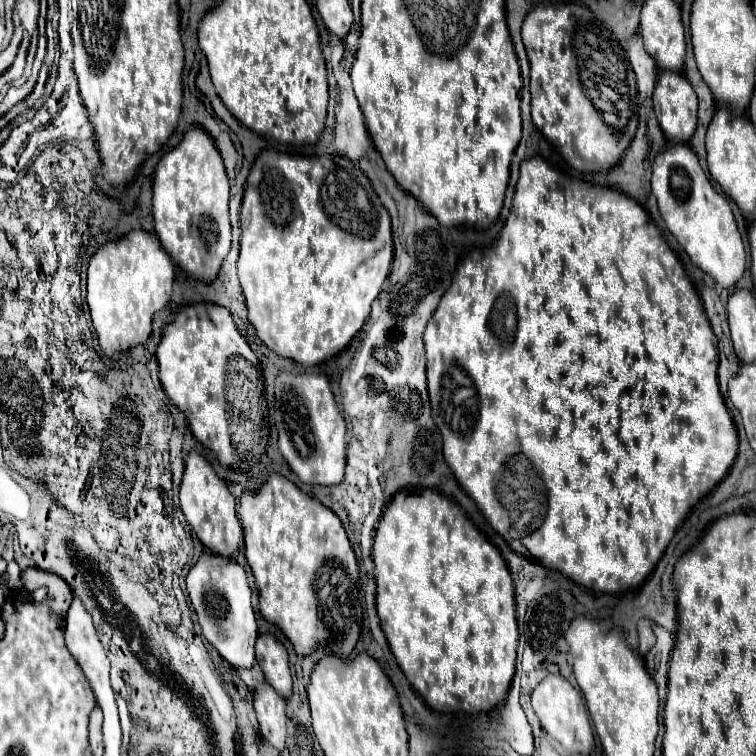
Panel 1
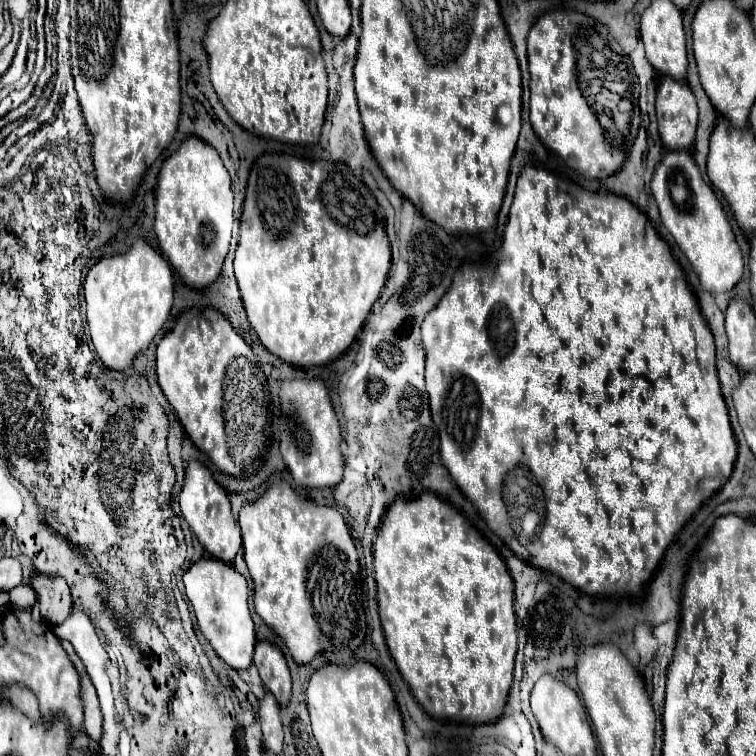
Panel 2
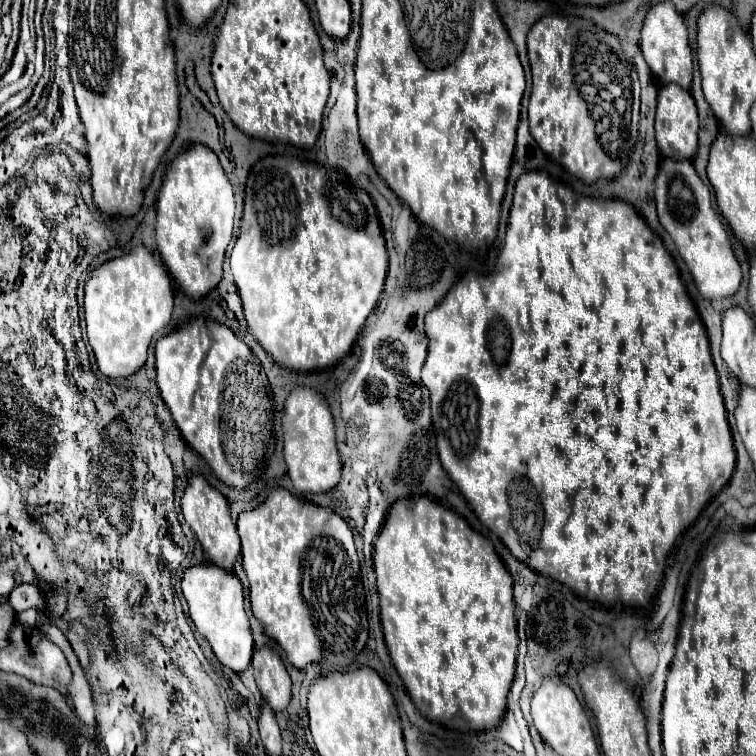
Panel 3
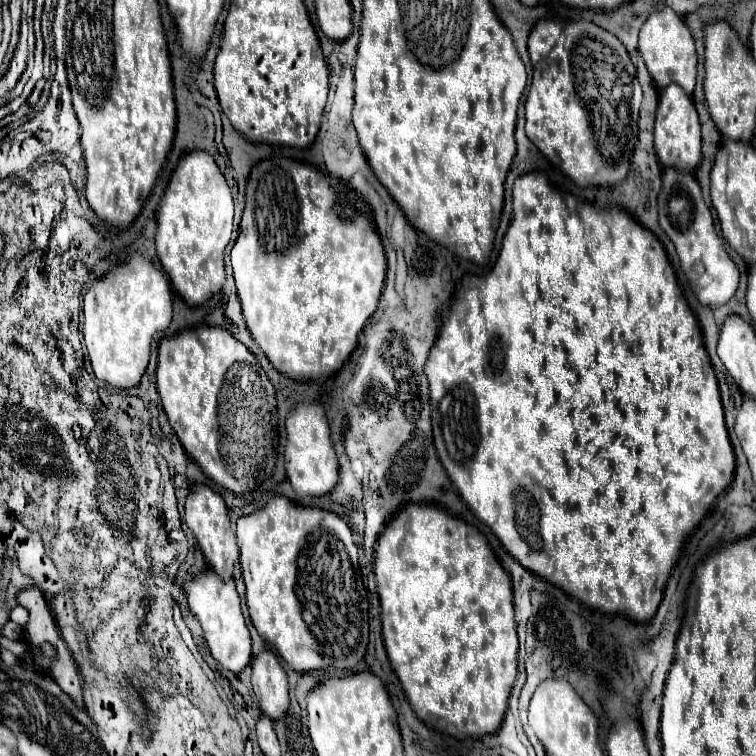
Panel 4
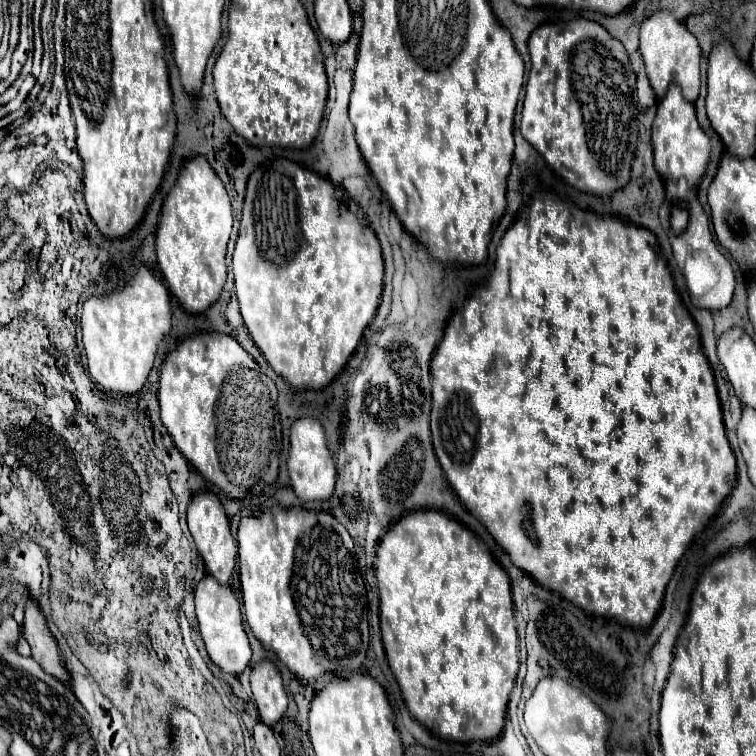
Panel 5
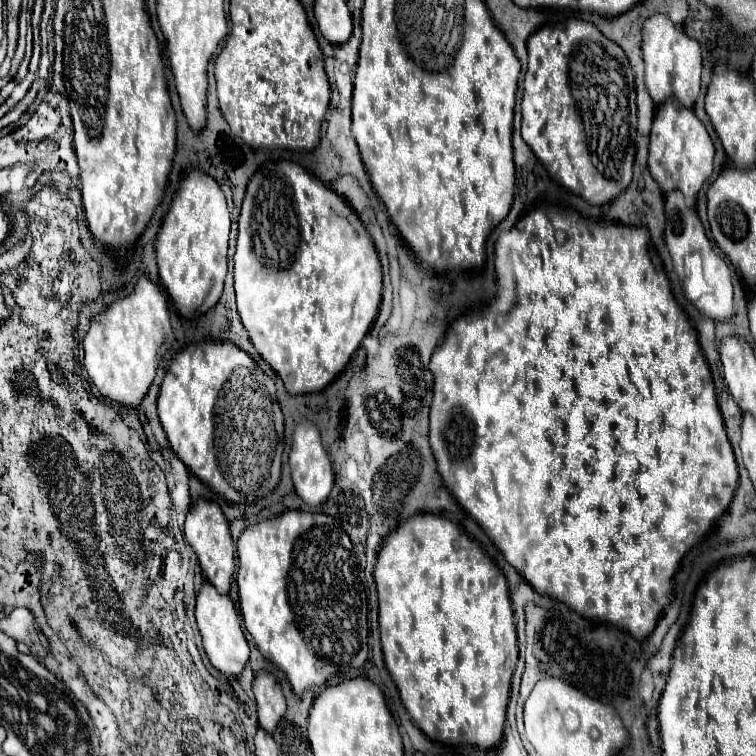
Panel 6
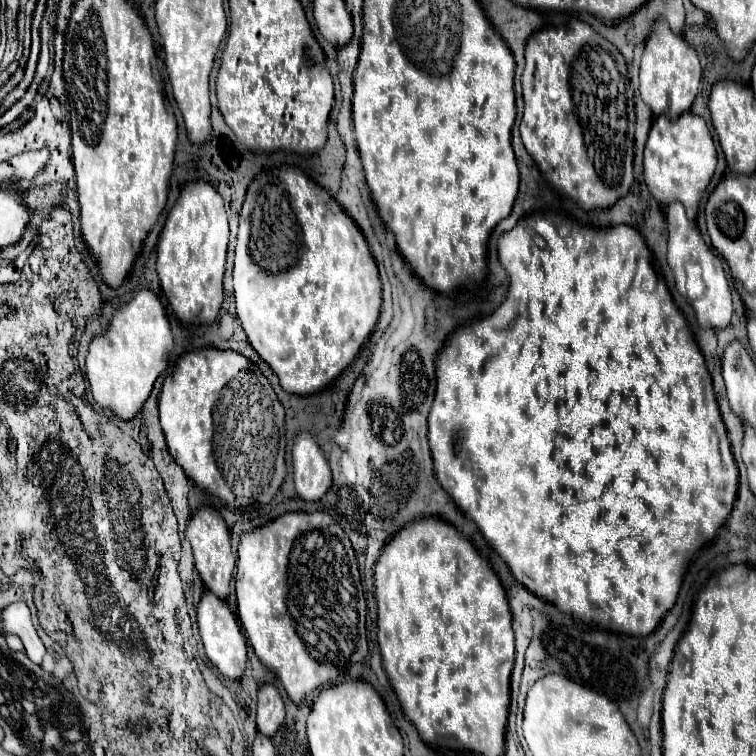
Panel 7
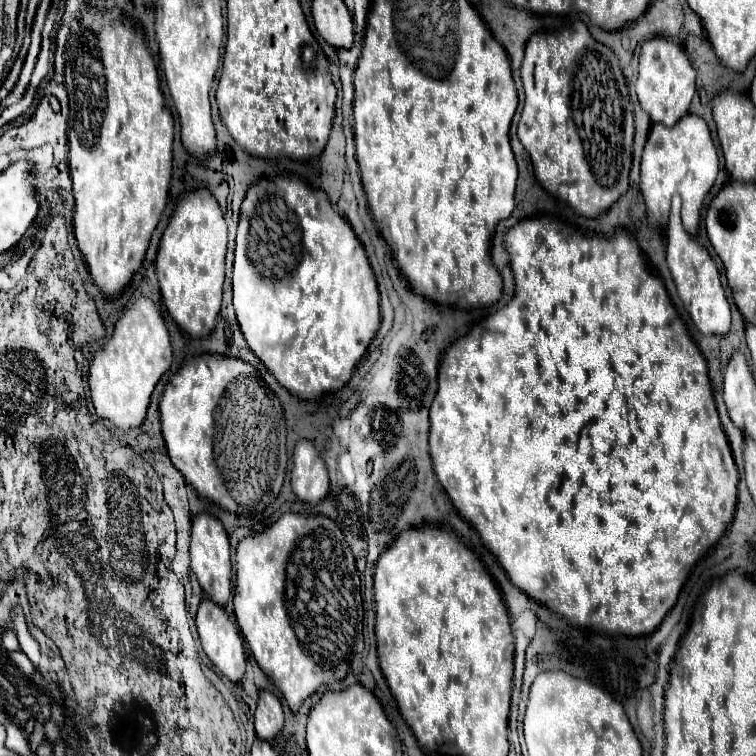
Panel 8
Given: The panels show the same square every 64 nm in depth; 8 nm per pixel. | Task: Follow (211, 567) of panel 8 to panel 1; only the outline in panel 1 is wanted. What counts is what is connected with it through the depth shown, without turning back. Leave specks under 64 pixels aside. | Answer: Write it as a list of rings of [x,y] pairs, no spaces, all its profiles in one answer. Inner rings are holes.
[[[192,450],[186,458],[186,470],[180,484],[180,508],[200,538],[200,542],[218,556],[234,556],[234,552],[242,544],[242,526],[236,516],[236,502],[234,496],[228,492],[224,480],[220,480],[212,468],[212,464],[202,458],[196,450]]]

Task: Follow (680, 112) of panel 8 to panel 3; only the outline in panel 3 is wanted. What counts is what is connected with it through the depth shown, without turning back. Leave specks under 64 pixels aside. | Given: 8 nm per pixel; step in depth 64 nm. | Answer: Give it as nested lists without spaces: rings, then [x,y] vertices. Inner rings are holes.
[[[660,2],[652,6],[646,14],[640,38],[640,50],[644,48],[644,60],[658,76],[662,84],[680,84],[684,90],[692,86],[692,48],[688,46],[688,30],[682,22],[682,16],[676,12],[672,2]]]

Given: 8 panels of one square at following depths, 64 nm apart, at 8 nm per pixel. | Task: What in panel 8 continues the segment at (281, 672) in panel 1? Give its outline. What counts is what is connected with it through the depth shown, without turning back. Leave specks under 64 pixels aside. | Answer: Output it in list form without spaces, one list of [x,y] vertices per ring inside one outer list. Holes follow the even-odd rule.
[[[262,690],[258,698],[258,708],[254,714],[254,726],[256,726],[256,736],[260,740],[270,742],[284,726],[284,712],[280,700],[272,694]]]

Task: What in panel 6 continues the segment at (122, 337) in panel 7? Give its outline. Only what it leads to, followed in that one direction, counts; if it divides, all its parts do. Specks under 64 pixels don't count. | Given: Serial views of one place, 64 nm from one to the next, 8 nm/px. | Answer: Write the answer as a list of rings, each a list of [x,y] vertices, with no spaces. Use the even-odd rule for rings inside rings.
[[[140,278],[132,294],[118,298],[102,316],[92,320],[84,338],[84,368],[96,394],[126,408],[136,408],[144,400],[172,340],[174,336],[164,290],[148,278]]]

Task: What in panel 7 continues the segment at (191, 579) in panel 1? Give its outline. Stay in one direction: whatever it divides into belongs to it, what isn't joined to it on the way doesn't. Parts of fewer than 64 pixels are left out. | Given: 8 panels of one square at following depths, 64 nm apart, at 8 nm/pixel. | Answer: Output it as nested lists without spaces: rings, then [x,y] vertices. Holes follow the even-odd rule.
[[[204,592],[202,600],[198,604],[198,630],[204,642],[206,656],[210,662],[232,680],[240,680],[246,670],[246,638],[236,622],[236,616],[230,612],[228,604],[224,600],[218,600],[212,592]]]

